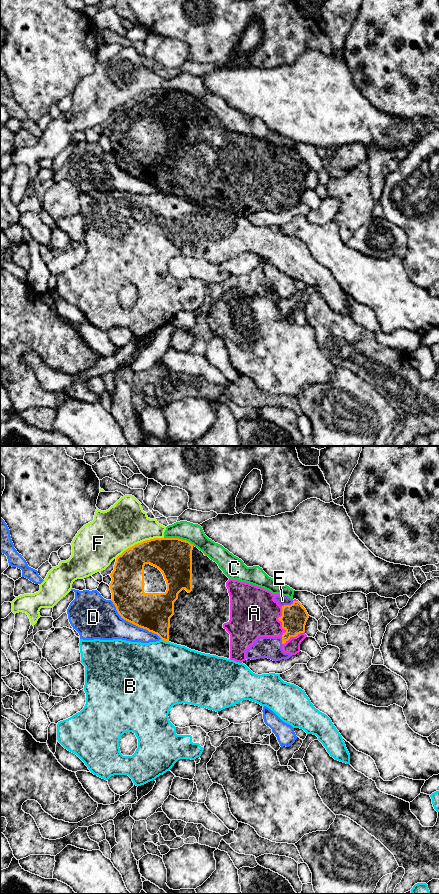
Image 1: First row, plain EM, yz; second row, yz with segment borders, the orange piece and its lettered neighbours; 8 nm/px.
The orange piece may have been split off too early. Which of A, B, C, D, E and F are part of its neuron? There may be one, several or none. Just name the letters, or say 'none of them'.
A, E

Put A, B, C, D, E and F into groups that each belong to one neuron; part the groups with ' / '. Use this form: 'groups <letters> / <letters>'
groups A E / B / C F / D

